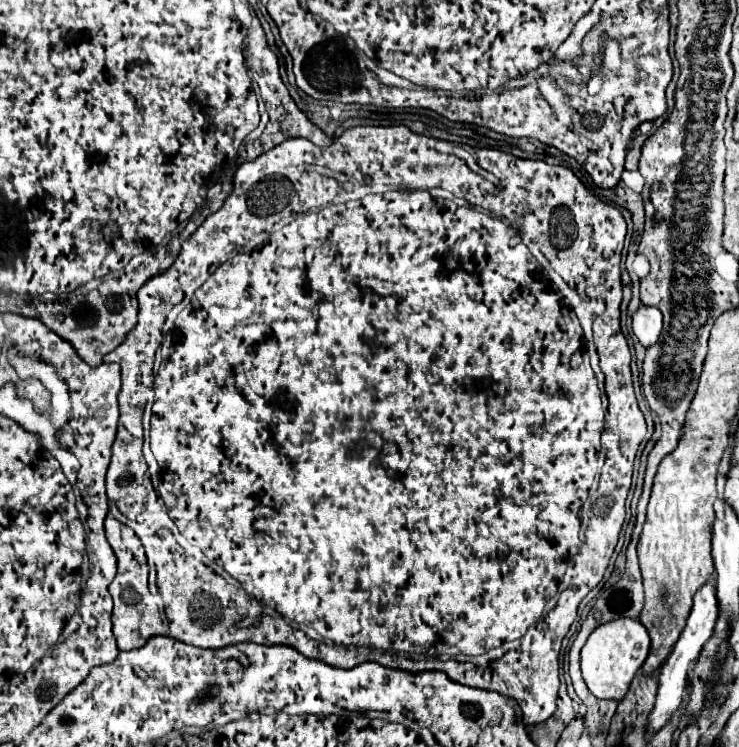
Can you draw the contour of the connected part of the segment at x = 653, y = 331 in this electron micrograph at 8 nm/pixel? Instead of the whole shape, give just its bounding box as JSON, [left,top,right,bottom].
[632,305,662,349]

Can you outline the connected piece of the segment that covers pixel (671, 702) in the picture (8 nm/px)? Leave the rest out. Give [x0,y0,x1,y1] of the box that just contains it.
[648,583,718,731]

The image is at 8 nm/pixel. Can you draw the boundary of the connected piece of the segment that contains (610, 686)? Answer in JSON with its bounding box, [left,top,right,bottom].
[580,617,650,701]

